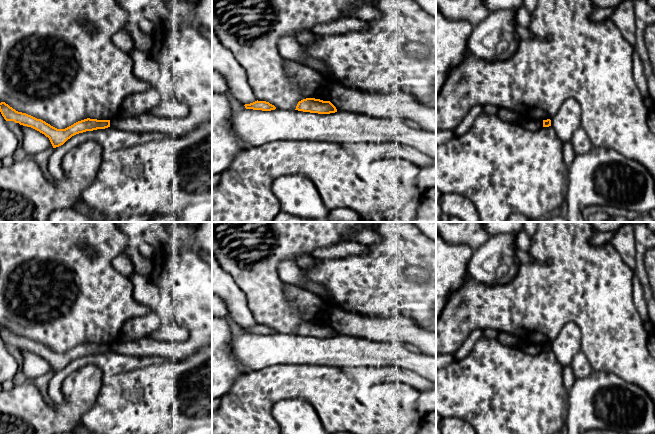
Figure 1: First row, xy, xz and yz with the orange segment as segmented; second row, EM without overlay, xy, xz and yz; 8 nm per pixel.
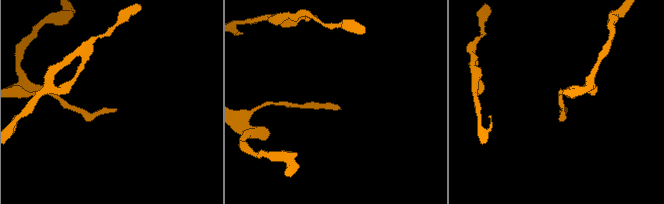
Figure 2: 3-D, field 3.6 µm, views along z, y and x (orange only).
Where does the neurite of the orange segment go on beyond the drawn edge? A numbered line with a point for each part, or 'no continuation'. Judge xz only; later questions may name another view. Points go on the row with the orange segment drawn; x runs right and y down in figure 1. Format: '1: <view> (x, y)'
no continuation

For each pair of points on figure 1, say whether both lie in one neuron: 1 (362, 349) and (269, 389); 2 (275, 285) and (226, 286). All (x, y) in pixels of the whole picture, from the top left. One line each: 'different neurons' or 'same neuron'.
1: different neurons
2: different neurons

